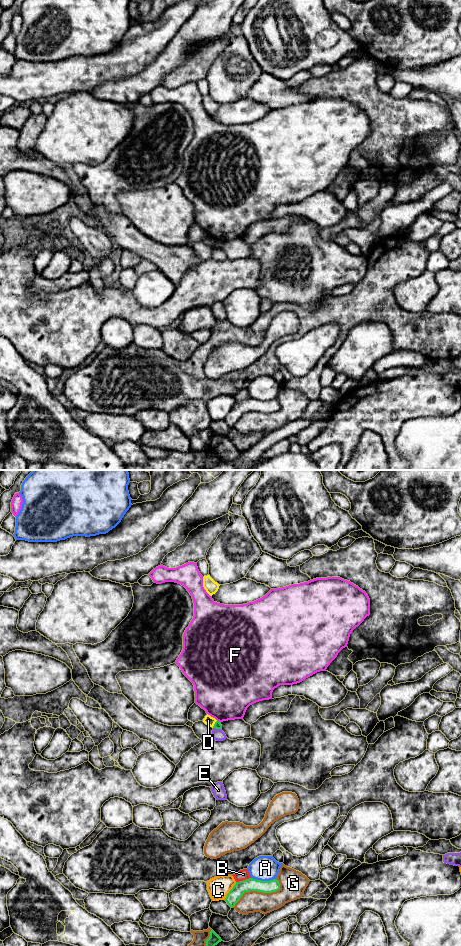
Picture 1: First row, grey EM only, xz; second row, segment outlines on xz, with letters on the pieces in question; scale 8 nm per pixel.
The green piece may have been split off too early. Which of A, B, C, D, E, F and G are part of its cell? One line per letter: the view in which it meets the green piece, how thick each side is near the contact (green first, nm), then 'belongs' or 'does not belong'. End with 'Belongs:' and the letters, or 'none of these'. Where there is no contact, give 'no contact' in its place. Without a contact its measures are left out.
A: meets green in xz; 100 nm thick on the green side, 200 nm on the other; does not belong
B: meets green in xz; 110 nm thick on the green side, 80 nm on the other; does not belong
C: meets green in xz; 110 nm thick on the green side, 180 nm on the other; does not belong
D: meets green in xz; 60 nm thick on the green side, 80 nm on the other; does not belong
E: meets green in xz; 60 nm thick on the green side, 100 nm on the other; does not belong
F: meets green in xz; 60 nm thick on the green side, 440 nm on the other; does not belong
G: meets green in xz; 110 nm thick on the green side, 170 nm on the other; does not belong
Belongs: none of these

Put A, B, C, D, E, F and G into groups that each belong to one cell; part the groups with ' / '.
A / B / C / D / E / F / G

